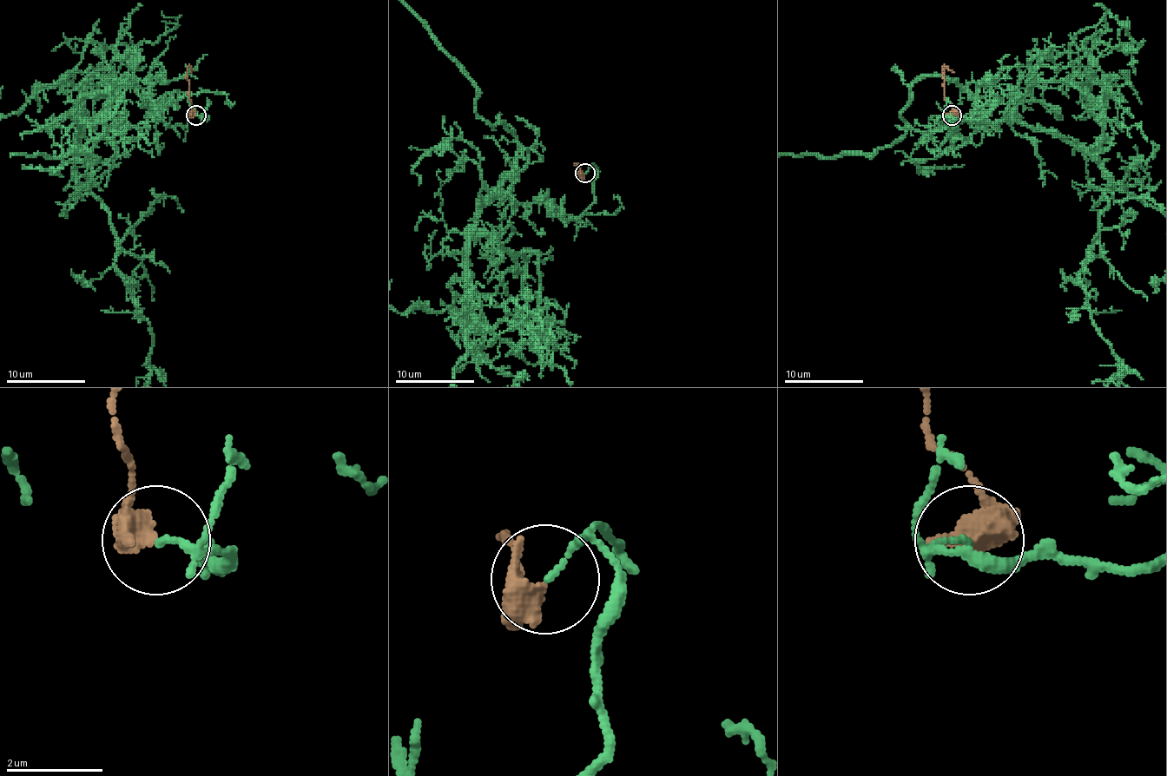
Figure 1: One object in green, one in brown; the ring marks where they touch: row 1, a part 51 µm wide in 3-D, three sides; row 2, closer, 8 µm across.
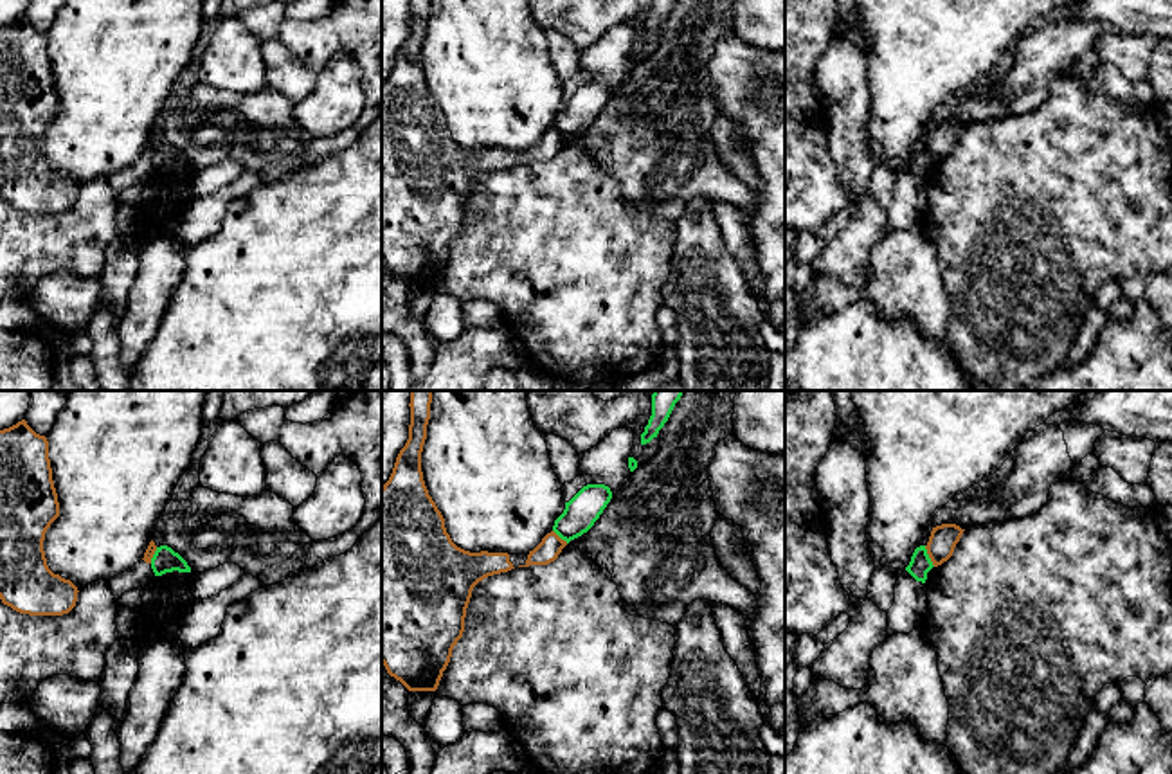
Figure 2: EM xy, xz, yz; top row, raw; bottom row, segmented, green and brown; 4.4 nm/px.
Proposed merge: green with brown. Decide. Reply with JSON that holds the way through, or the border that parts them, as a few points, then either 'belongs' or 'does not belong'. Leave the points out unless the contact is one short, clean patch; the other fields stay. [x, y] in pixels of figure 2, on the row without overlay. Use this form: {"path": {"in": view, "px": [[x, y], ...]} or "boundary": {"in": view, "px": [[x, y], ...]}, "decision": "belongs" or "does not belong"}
{"boundary": {"in": "yz", "px": [[924, 143], [935, 162]]}, "decision": "does not belong"}

